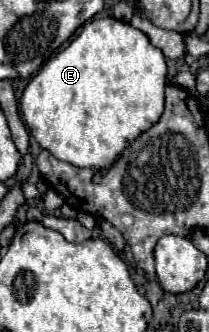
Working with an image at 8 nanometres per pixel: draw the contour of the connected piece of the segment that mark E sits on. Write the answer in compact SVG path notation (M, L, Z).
M110 16L108 18L94 18L94 20L86 22L82 26L82 32L28 82L28 86L24 88L22 98L20 98L20 108L22 108L24 124L28 126L30 134L54 158L70 162L70 164L80 166L80 168L104 168L104 166L110 166L114 162L114 158L126 146L130 146L144 130L148 130L148 128L152 128L156 124L156 120L160 118L160 114L164 110L164 86L166 86L166 62L164 62L164 54L150 44L150 40L146 38L146 34L142 34L140 30L136 30L134 26L130 26L128 22L120 22L120 20L110 18Z

